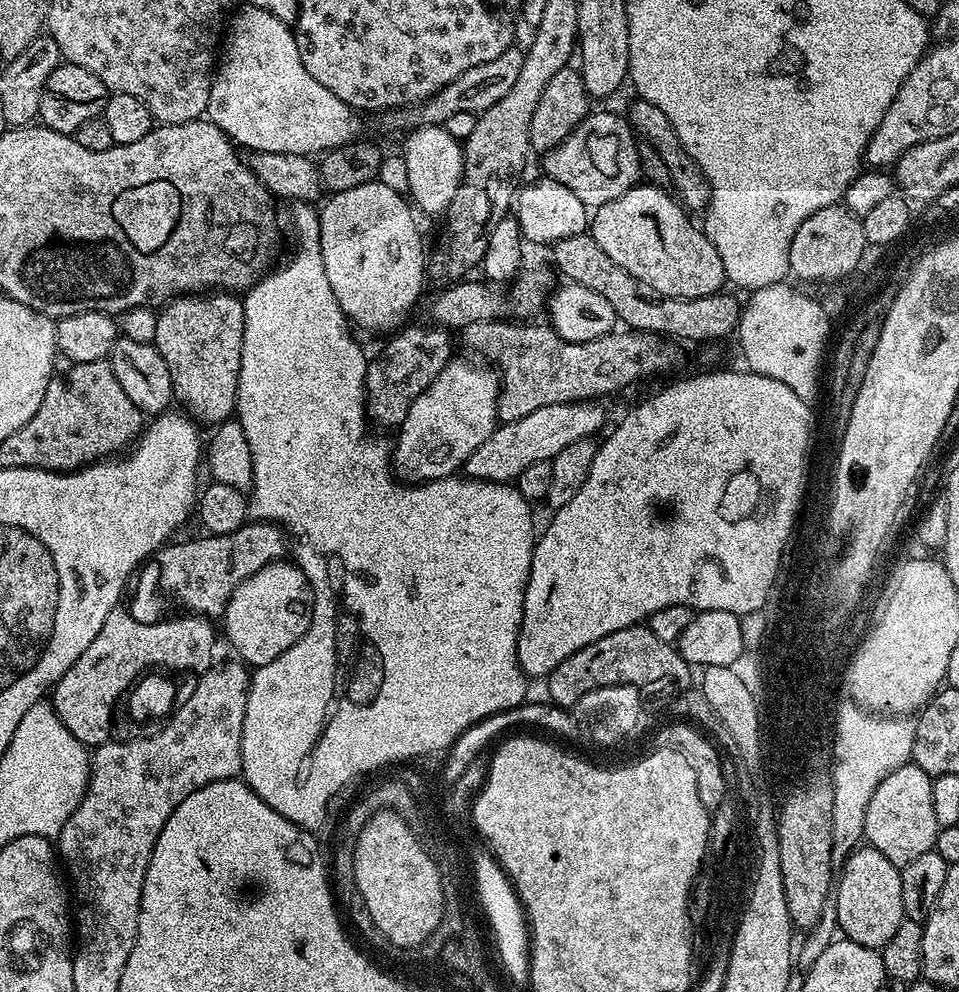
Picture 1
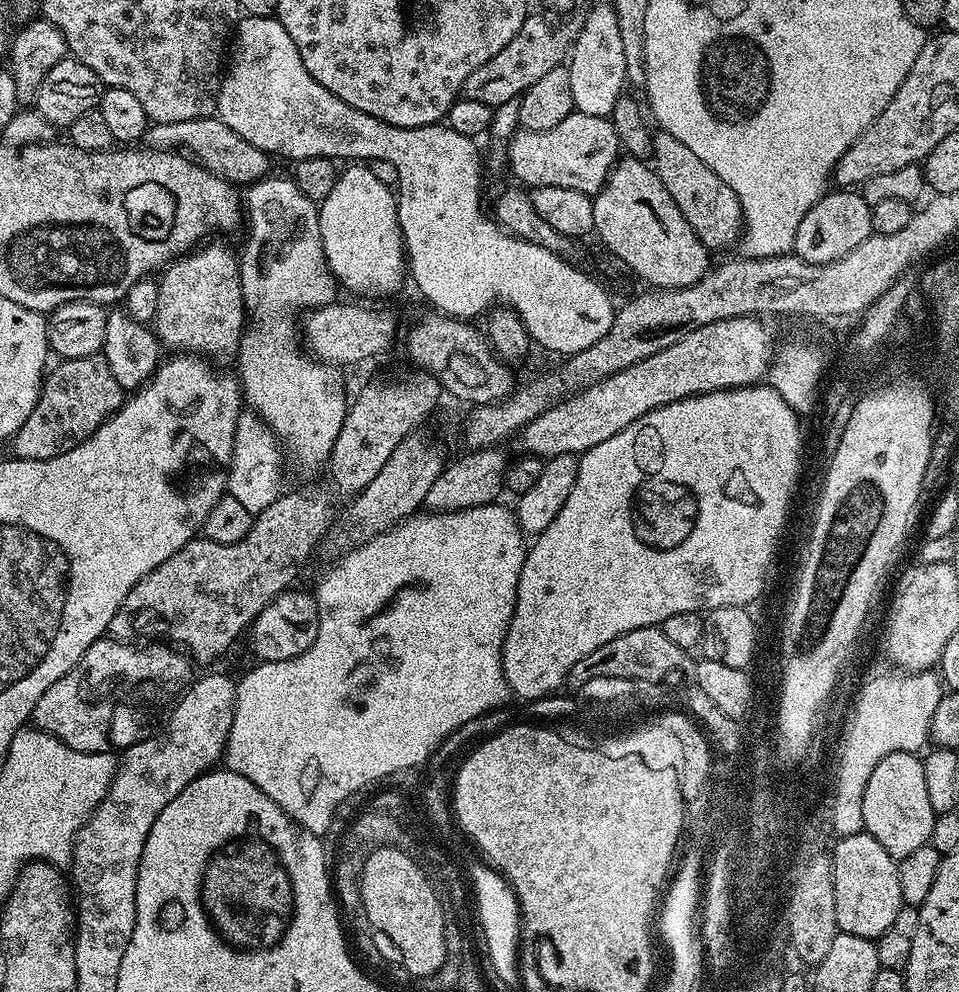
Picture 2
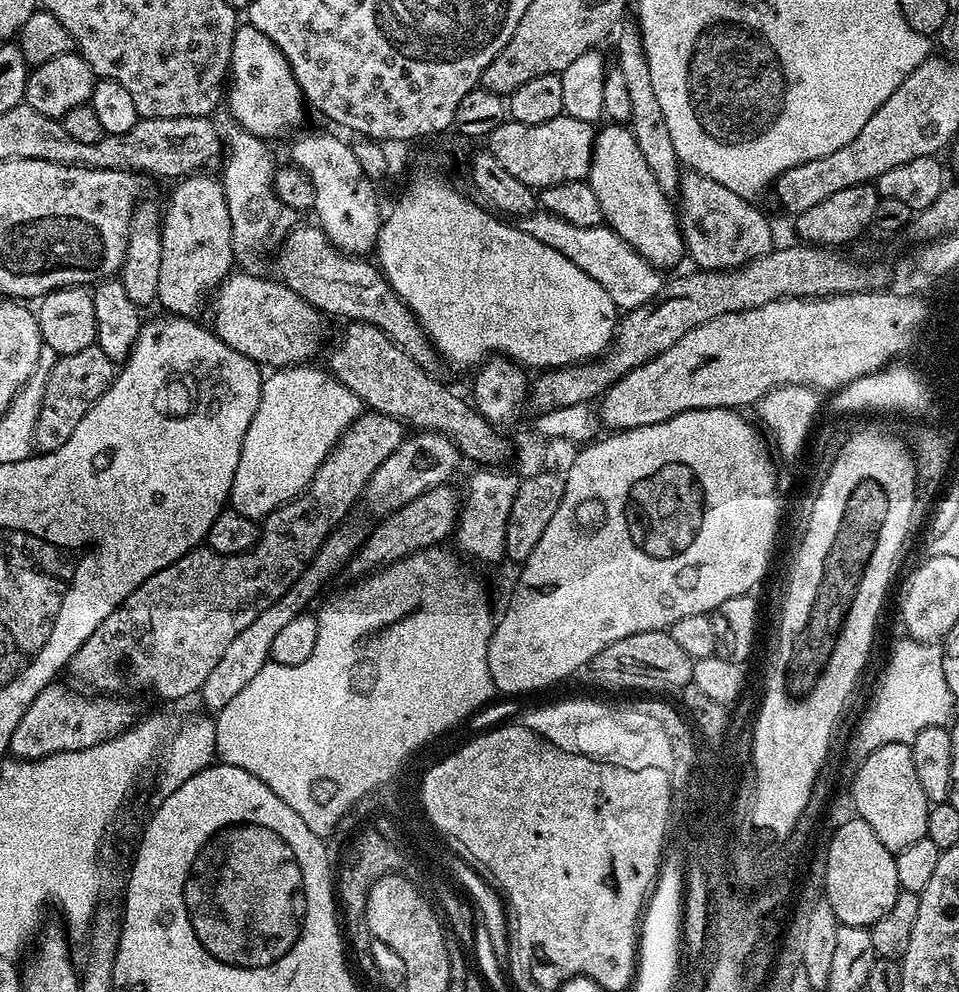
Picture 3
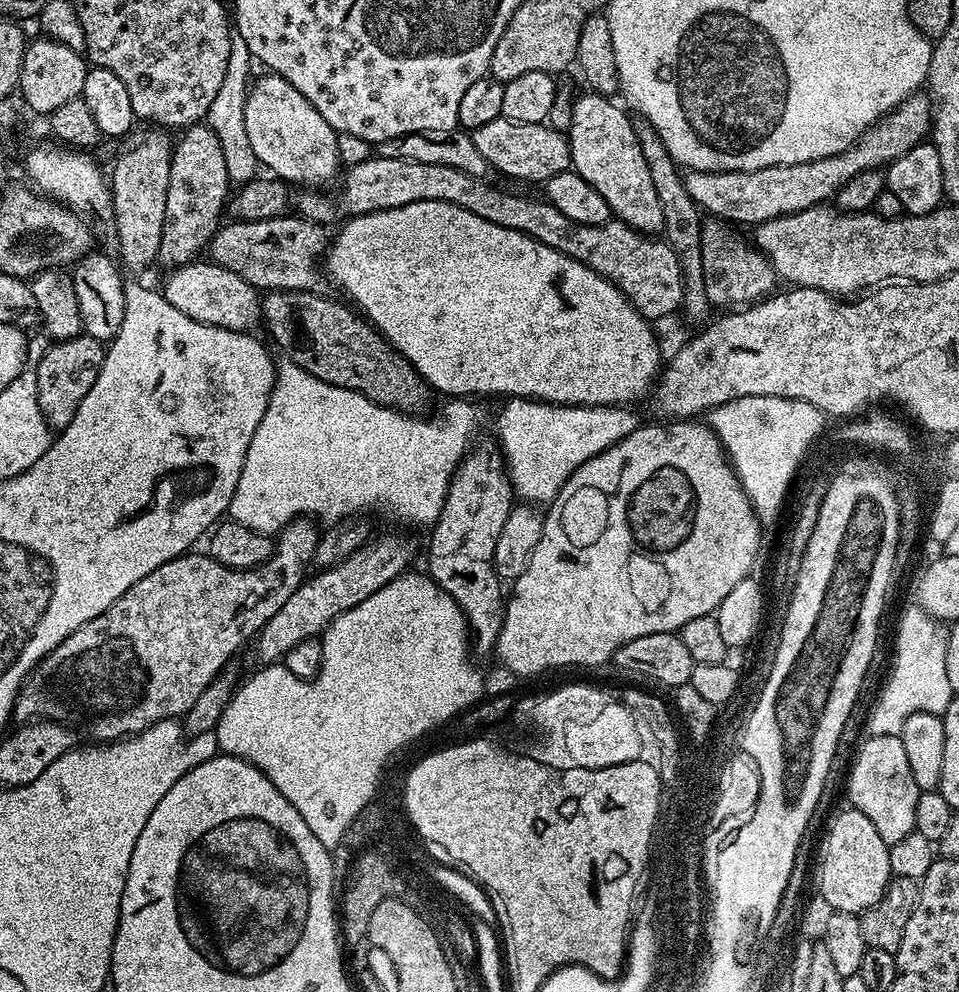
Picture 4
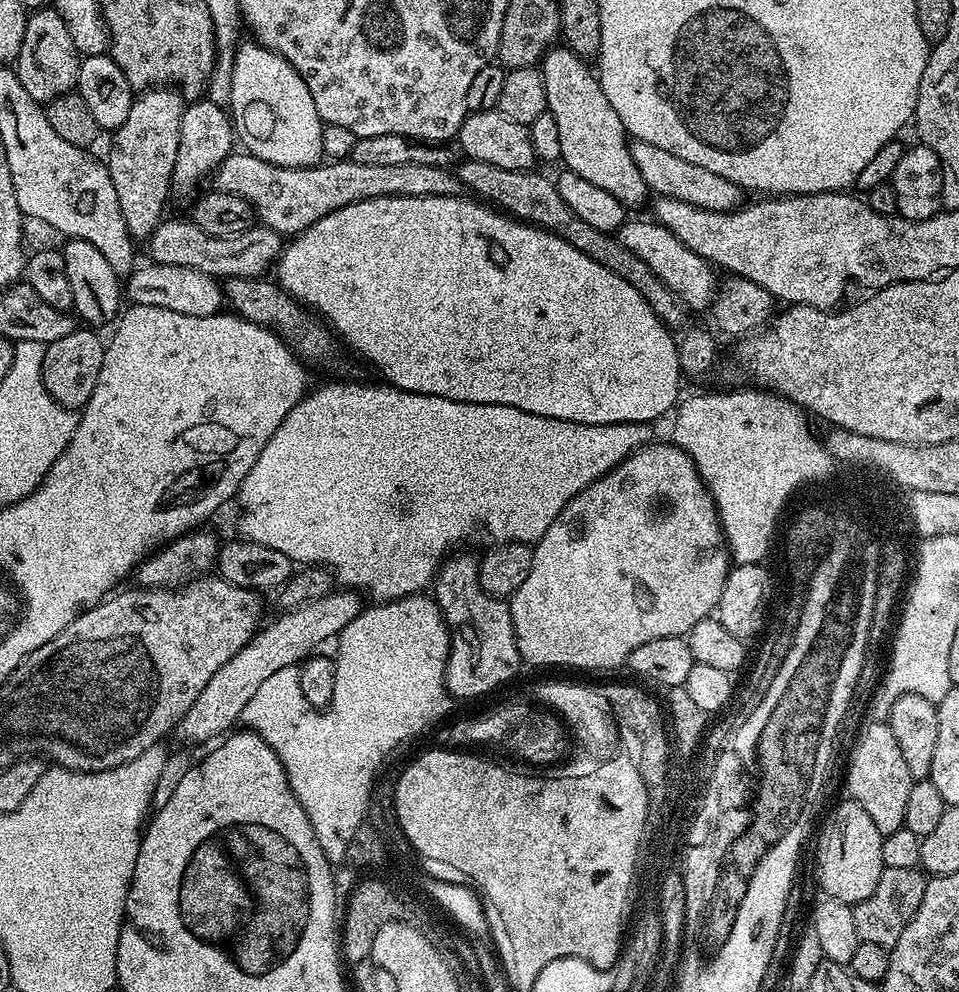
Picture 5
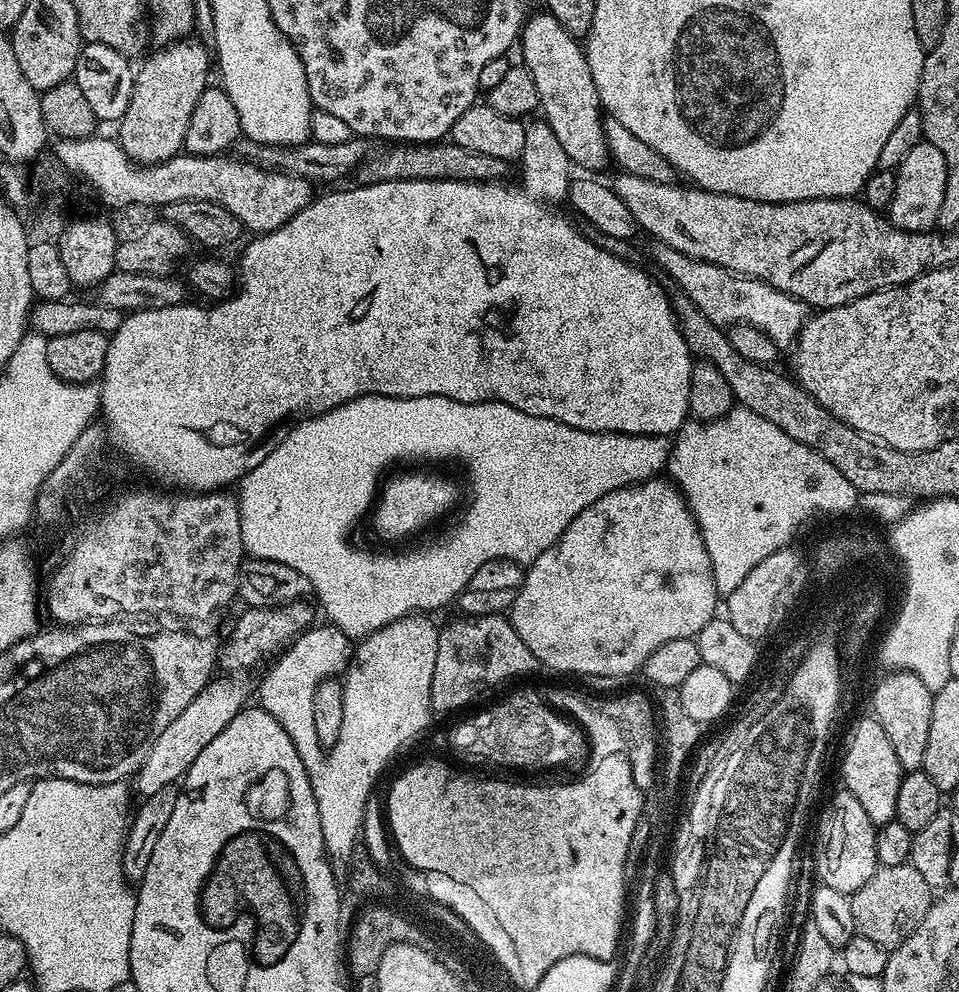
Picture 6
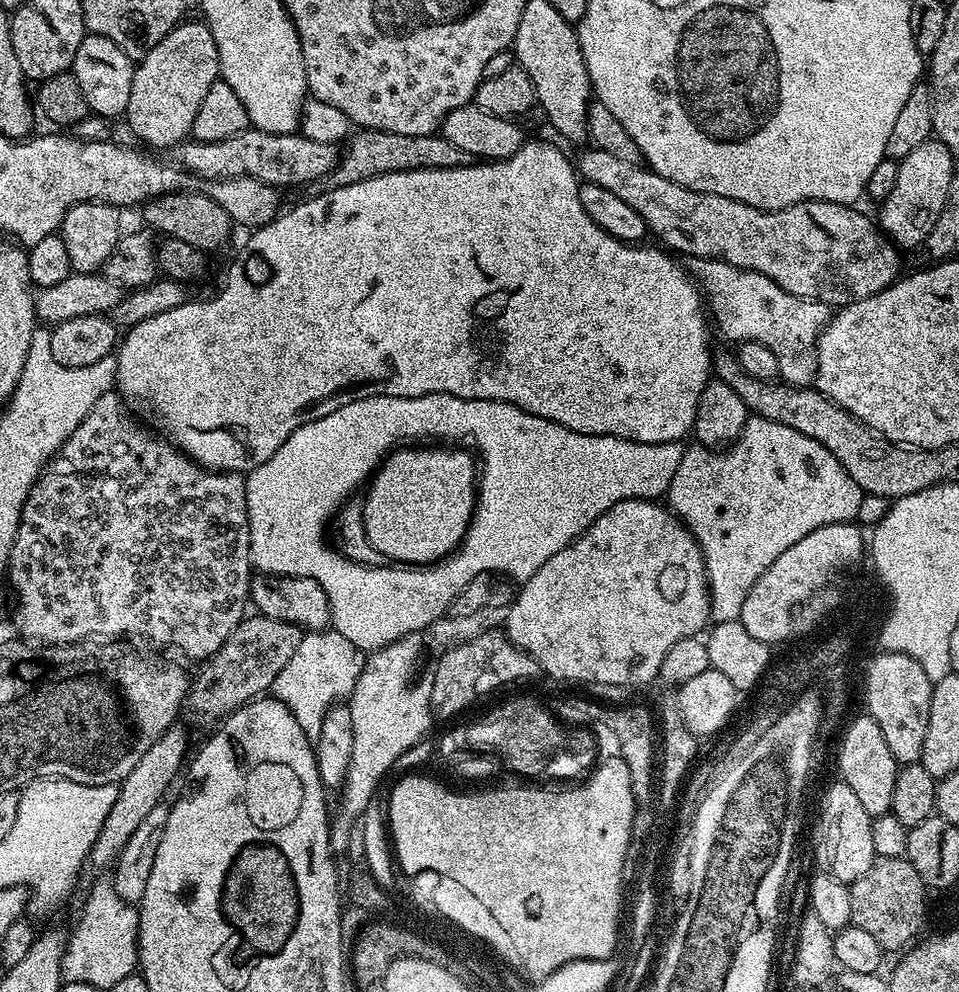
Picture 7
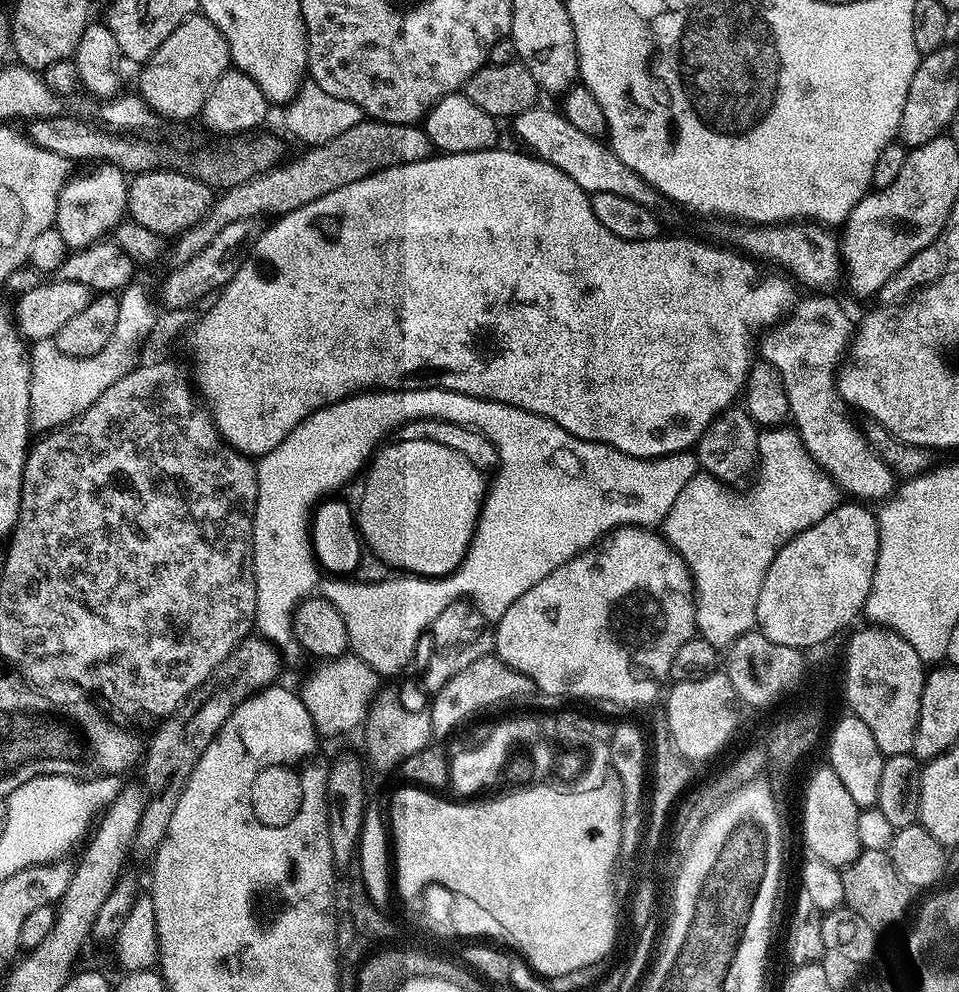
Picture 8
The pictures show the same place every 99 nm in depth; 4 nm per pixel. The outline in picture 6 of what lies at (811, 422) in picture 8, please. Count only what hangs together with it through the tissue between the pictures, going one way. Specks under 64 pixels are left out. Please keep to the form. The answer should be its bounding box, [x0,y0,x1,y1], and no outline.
[655,243,810,346]

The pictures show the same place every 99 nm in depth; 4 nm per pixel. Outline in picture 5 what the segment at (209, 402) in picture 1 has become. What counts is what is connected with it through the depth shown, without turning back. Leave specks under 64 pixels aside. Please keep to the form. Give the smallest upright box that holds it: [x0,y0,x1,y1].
[172,100,234,193]

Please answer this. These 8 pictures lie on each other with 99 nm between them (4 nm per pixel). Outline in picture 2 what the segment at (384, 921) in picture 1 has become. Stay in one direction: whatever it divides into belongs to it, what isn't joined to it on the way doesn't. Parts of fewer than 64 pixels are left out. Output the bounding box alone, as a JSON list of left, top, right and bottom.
[364,852,444,976]

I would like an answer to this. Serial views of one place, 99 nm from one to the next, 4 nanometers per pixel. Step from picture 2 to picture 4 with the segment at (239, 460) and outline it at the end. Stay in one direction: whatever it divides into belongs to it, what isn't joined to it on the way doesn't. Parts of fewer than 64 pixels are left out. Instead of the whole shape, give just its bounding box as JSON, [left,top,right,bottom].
[227,358,480,537]

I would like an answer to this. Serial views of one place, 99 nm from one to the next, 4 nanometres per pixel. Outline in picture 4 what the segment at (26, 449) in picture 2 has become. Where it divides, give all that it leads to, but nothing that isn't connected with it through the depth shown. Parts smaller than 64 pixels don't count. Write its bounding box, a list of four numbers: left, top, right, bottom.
[35,334,105,430]

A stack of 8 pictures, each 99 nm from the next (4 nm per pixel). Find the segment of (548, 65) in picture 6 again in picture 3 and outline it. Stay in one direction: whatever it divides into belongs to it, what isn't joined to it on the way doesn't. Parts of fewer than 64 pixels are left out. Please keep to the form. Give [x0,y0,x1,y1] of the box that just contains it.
[586,122,686,270]

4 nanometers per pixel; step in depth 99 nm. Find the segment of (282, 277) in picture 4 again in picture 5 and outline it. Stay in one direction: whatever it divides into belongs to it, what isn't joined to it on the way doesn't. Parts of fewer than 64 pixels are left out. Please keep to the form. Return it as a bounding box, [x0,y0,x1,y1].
[147,219,282,279]

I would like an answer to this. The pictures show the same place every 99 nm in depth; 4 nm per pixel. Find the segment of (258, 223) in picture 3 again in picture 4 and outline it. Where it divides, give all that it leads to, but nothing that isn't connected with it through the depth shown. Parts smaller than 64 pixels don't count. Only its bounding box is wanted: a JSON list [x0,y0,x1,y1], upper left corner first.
[206,35,258,182]

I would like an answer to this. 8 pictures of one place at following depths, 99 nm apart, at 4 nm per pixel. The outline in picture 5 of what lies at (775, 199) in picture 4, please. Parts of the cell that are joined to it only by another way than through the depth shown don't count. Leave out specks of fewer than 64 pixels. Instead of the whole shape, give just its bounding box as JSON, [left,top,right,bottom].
[630,140,742,212]

